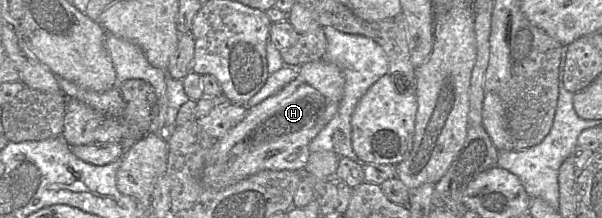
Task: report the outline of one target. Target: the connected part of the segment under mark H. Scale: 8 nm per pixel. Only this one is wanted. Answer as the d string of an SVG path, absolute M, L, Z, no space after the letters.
M326 60L309 62L298 68L296 78L276 94L248 108L245 118L215 143L205 159L202 182L220 190L263 170L303 171L310 156L309 144L336 114L343 97L345 79L340 68Z

